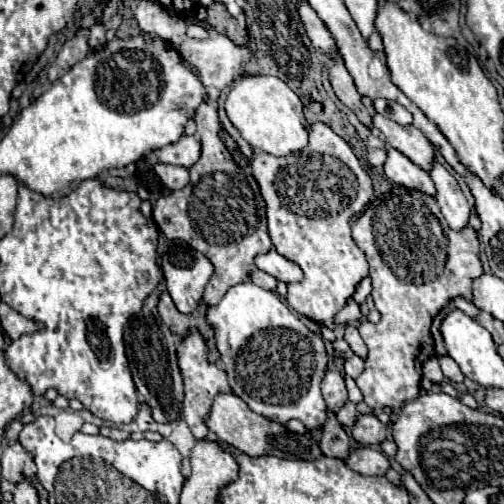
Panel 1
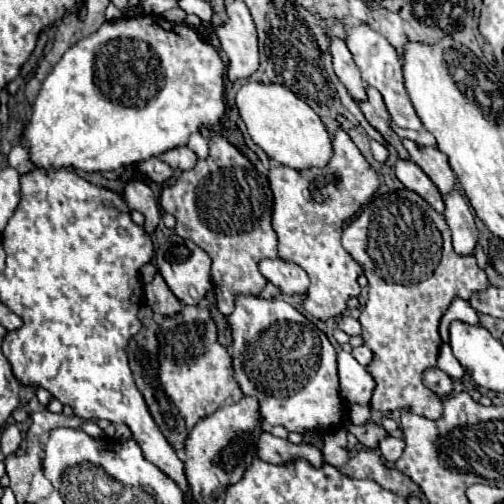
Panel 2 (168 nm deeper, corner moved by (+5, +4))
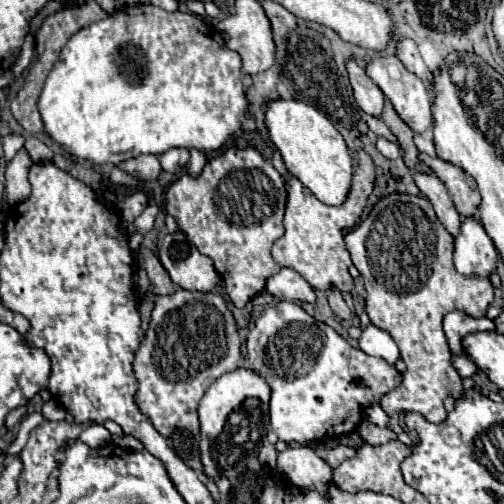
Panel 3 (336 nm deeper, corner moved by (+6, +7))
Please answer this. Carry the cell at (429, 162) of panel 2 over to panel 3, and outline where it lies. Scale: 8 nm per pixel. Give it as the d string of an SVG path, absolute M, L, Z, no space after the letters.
M419 152L421 162L425 162L431 172L437 174L437 178L447 186L449 196L461 216L471 216L477 210L477 204L481 202L477 182L471 178L469 184L469 174L463 168L457 168L455 164L449 164L441 158L431 158L425 152Z

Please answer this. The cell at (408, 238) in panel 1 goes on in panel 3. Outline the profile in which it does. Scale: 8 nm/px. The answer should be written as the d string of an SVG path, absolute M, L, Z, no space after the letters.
M391 194L381 198L367 218L345 234L345 244L351 254L353 264L365 280L365 312L373 326L385 330L393 342L399 346L401 358L405 362L403 380L393 392L381 398L381 408L387 414L393 412L419 412L429 422L445 422L447 410L443 406L445 396L459 398L463 394L461 378L451 366L447 338L443 334L441 322L447 312L463 310L469 316L485 316L487 306L493 302L493 286L485 276L463 276L453 266L453 236L445 230L433 212L431 202L425 196L411 194Z

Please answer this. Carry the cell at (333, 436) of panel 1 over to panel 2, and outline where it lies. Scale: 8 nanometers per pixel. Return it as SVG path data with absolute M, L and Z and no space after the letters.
M334 429L328 431L324 437L324 463L332 467L342 467L348 461L348 449L346 449L346 429Z

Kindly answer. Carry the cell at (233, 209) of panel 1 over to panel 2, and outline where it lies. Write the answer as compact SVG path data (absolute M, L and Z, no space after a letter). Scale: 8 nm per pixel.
M206 129L202 135L210 135L210 155L204 161L198 161L194 169L180 173L176 185L170 185L160 195L160 205L166 213L176 217L176 235L184 239L192 239L200 249L204 249L212 259L212 283L216 289L218 309L224 315L234 311L234 301L238 295L258 295L266 287L264 275L258 271L258 263L262 259L276 259L276 245L278 237L272 229L272 191L268 185L256 183L256 169L254 165L222 135Z

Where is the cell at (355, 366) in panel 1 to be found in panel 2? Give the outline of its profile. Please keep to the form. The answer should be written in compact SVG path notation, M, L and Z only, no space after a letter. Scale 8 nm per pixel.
M360 345L360 347L354 347L352 349L352 355L356 357L356 361L358 363L362 363L362 365L370 365L372 361L374 361L374 353L370 351L370 347L366 347L366 345Z

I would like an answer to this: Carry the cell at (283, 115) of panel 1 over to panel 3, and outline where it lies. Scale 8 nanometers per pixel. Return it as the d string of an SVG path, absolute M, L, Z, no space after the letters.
M269 100L265 106L265 128L269 140L281 152L287 170L299 178L321 202L341 204L349 192L353 176L353 160L347 154L345 140L329 122L325 112L299 100Z

